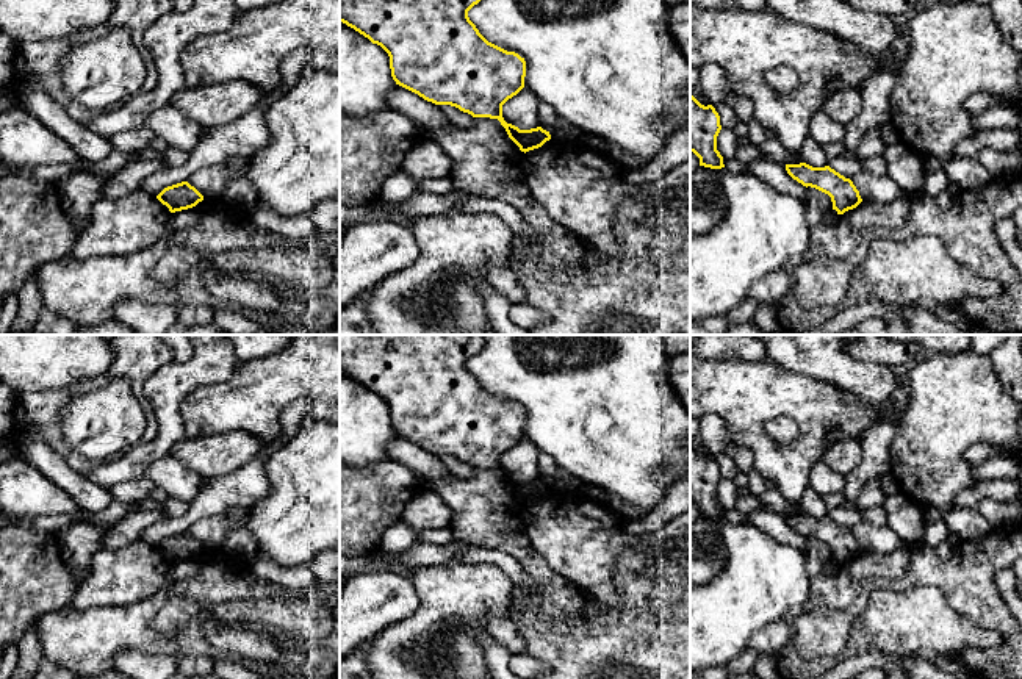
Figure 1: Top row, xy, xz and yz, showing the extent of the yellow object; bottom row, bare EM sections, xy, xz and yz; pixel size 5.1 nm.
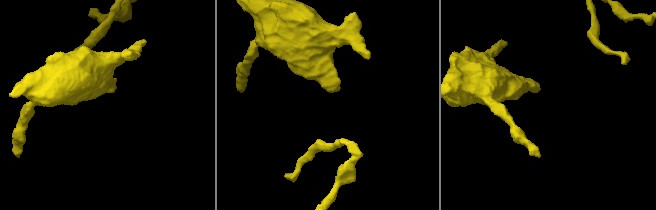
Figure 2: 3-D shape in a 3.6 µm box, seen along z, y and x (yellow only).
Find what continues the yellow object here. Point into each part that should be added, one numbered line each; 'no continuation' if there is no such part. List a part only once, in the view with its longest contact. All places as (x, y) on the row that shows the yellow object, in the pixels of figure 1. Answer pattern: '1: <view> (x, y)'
no continuation

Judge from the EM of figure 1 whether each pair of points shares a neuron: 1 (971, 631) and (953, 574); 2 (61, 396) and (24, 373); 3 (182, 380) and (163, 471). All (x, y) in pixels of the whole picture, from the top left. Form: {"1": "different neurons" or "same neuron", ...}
{"1": "different neurons", "2": "different neurons", "3": "different neurons"}

